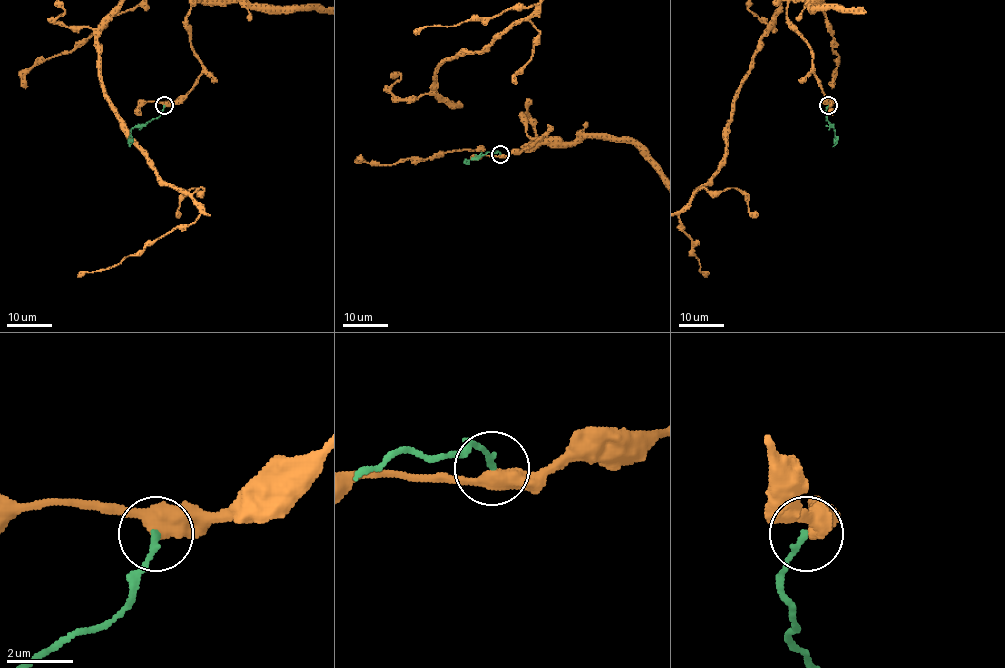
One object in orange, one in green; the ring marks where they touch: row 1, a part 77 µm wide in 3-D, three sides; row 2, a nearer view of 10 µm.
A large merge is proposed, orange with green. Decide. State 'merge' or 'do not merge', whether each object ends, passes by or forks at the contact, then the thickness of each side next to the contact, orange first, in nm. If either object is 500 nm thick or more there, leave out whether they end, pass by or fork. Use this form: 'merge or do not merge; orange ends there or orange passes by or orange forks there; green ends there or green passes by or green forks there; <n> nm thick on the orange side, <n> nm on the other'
do not merge; orange passes by; green ends there; 480 nm thick on the orange side, 170 nm on the other

